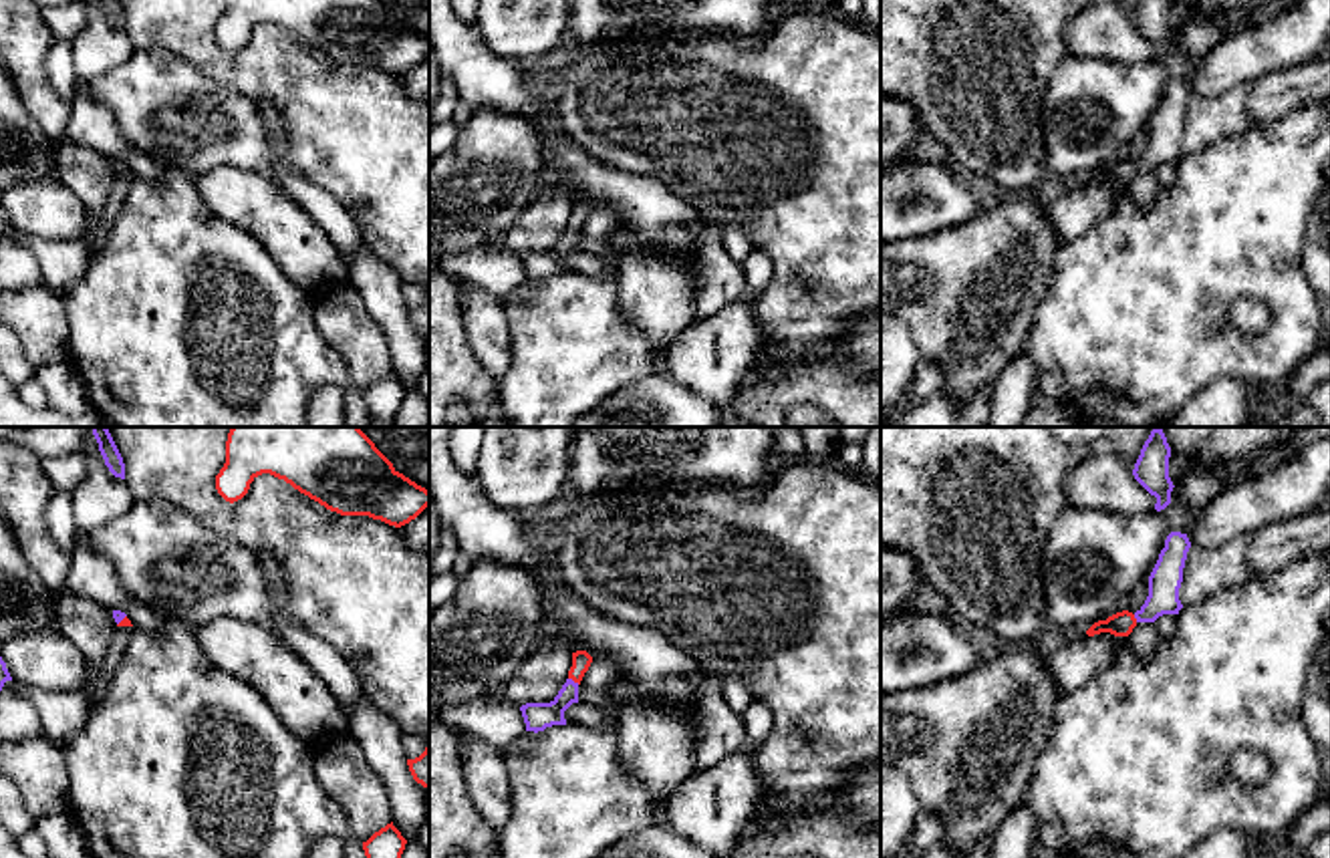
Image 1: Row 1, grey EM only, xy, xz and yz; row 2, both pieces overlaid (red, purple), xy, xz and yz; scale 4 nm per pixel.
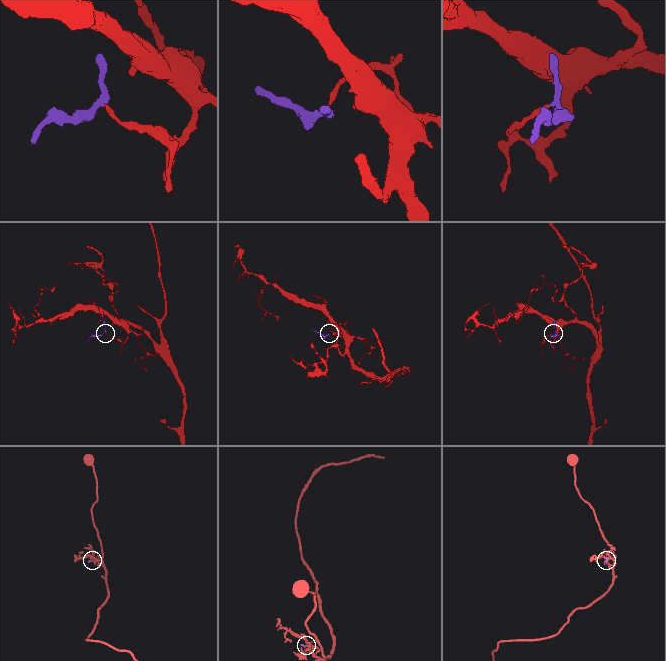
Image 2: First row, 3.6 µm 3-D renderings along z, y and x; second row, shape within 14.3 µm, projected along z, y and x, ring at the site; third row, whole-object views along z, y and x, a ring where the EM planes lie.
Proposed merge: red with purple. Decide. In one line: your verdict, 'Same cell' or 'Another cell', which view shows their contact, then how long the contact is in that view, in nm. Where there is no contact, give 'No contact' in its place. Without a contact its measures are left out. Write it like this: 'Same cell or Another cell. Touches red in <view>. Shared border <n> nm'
Same cell. Touches red in xz. Shared border 50 nm

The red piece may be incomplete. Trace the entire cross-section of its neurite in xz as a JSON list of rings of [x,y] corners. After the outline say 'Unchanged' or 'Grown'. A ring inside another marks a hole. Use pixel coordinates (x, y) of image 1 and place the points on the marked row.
[[[586,651],[572,653],[568,679],[550,703],[526,703],[520,707],[526,731],[544,731],[552,725],[566,725],[564,711],[578,703],[578,685],[588,671],[592,657]]]. Grown

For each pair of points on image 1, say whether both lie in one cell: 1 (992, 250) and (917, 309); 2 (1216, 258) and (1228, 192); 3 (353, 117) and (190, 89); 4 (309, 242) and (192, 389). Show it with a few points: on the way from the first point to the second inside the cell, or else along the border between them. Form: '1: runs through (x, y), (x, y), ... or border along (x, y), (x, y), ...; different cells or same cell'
1: runs through (974, 268), (954, 289), (936, 291); same cell
2: runs through (1216, 242), (1228, 226), (1228, 208); same cell
3: border along (200, 73), (244, 97); different cells
4: border along (254, 236), (303, 291); different cells

